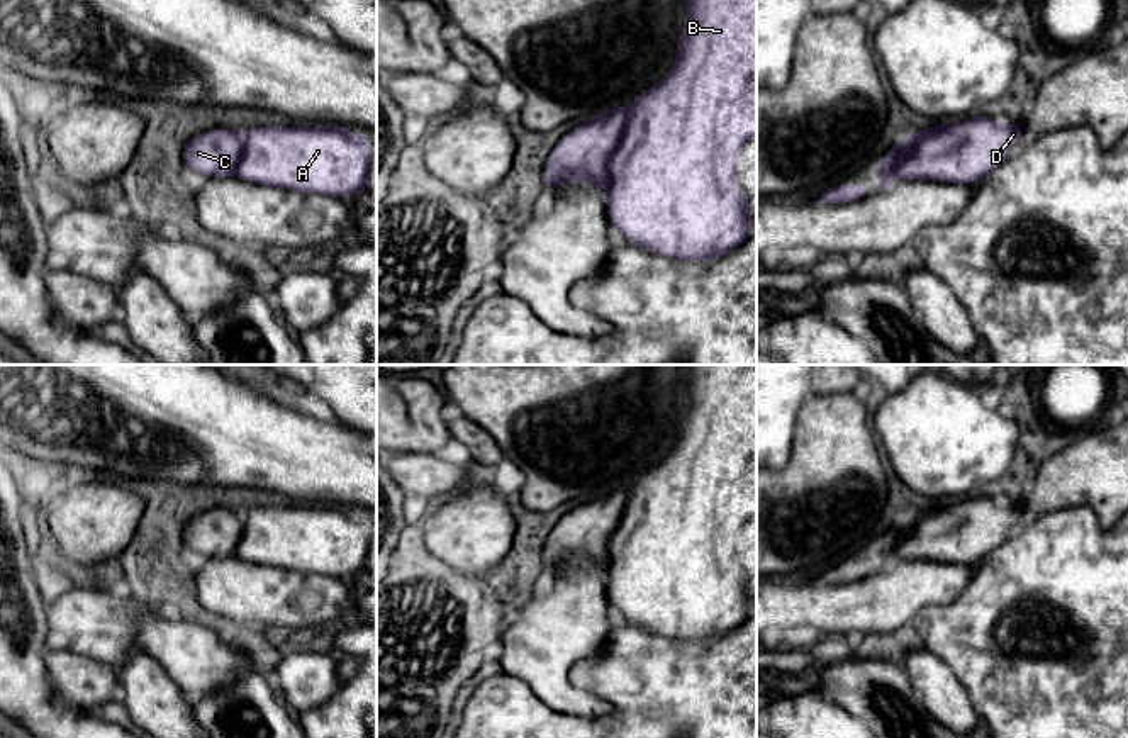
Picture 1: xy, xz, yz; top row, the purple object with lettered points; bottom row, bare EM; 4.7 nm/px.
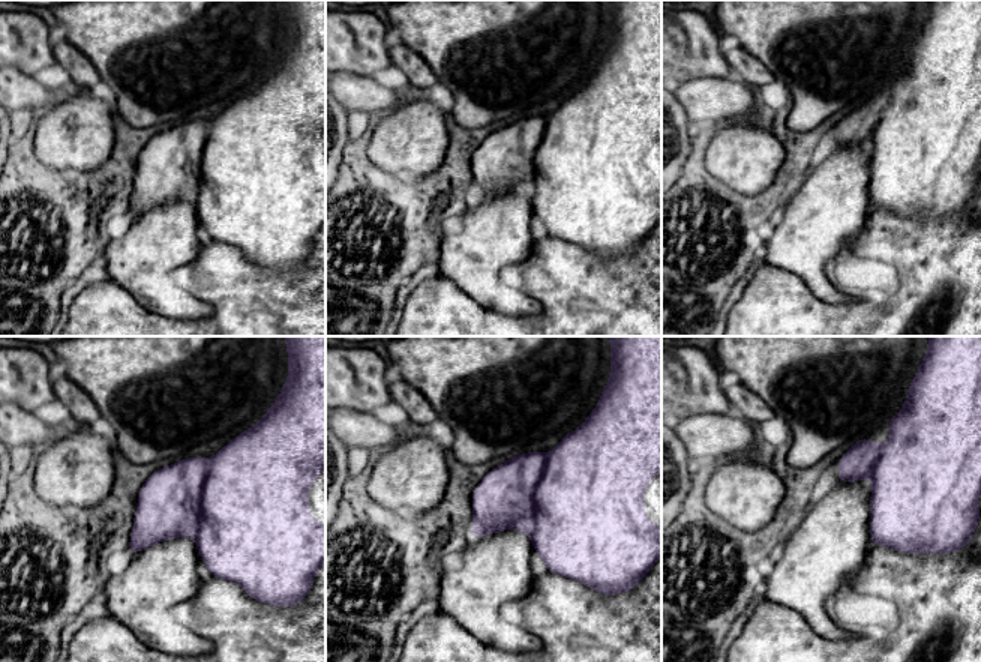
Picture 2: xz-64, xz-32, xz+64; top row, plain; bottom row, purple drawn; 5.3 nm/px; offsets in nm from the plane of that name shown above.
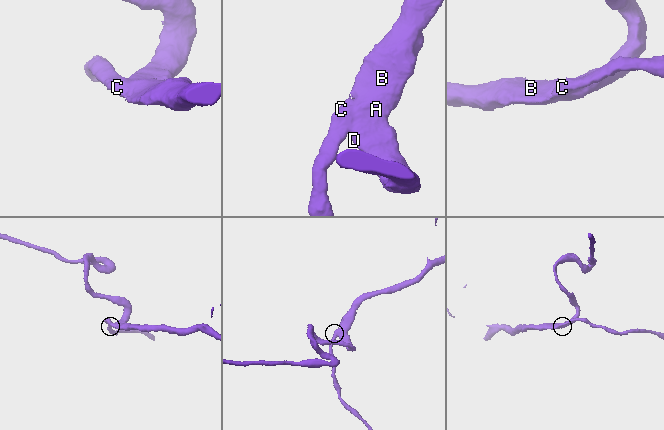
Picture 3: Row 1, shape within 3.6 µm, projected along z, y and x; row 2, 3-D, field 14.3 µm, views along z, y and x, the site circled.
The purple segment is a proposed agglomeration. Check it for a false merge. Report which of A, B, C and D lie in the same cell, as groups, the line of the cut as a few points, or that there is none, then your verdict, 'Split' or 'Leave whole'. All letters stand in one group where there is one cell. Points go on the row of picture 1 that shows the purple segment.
Groups: A B C D. No split. Leave whole

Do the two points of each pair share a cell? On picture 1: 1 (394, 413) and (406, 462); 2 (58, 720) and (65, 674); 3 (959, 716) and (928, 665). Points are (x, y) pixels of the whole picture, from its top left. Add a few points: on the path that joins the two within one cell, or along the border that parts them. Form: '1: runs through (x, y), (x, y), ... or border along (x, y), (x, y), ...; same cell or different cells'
1: border along (394, 450), (445, 452); different cells
2: border along (44, 667), (48, 684), (58, 699), (92, 711); different cells
3: runs through (950, 704), (932, 677); same cell

